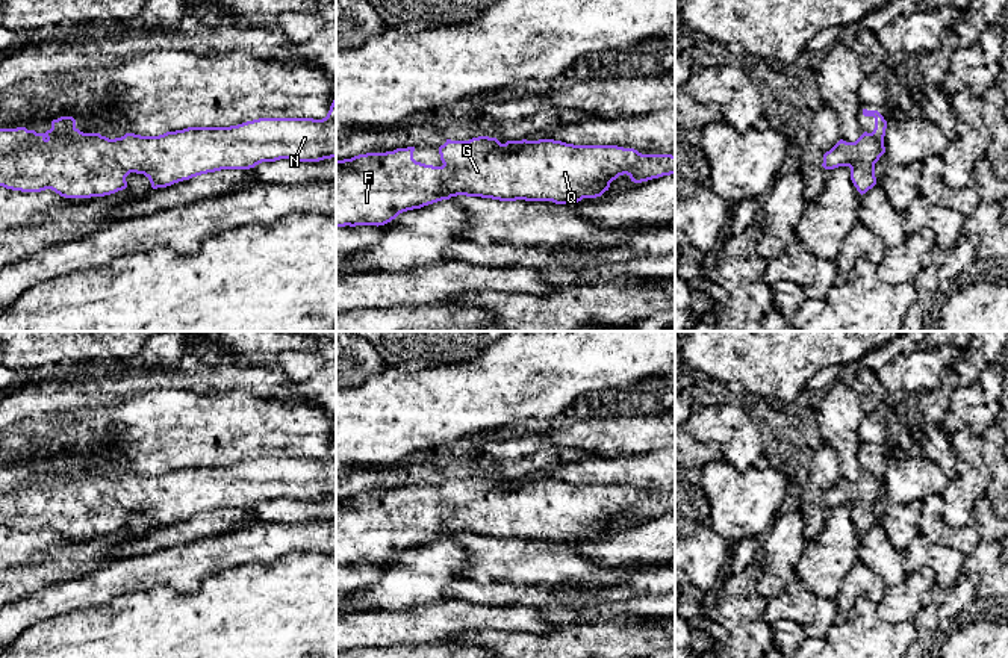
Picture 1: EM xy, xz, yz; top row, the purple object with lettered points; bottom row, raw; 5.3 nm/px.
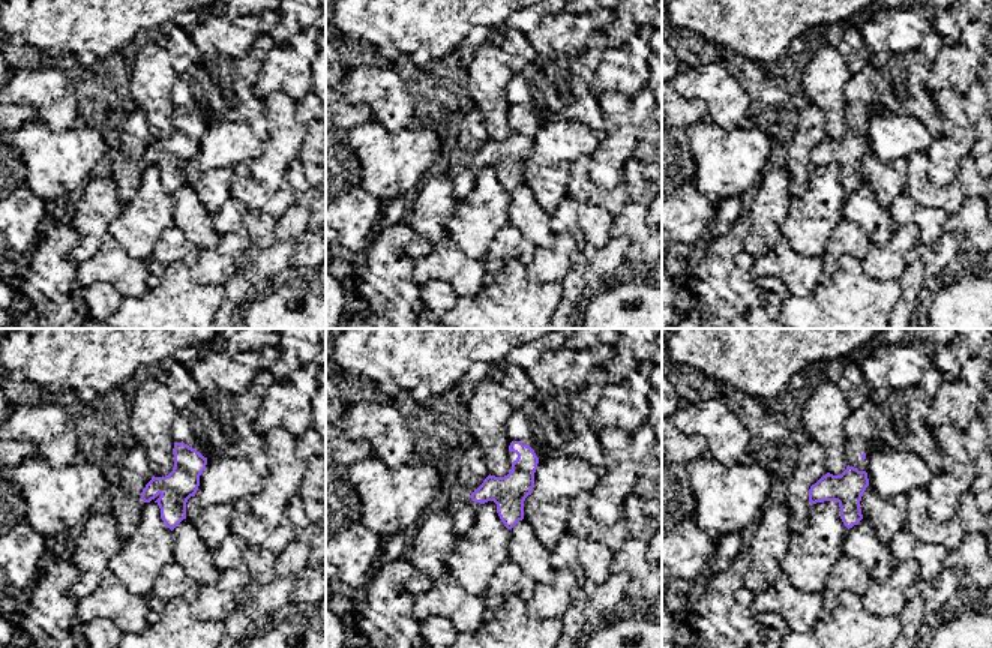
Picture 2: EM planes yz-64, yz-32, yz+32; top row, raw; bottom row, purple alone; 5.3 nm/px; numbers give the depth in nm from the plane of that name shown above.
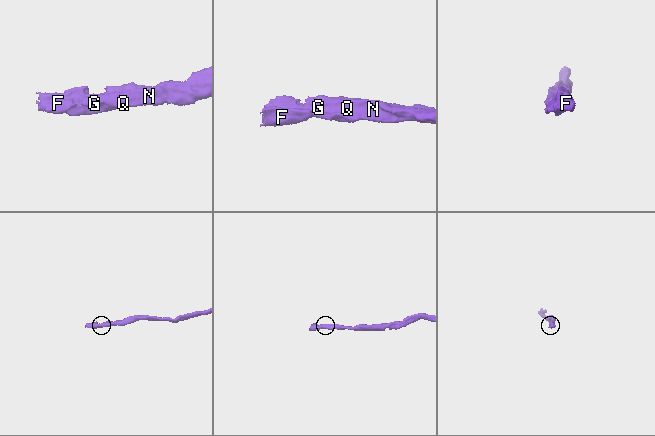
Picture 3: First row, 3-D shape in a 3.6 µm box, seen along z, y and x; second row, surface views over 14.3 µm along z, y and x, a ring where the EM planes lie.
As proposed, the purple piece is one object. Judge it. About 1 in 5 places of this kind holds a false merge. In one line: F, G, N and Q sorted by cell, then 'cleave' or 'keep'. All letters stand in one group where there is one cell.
F G N Q; keep

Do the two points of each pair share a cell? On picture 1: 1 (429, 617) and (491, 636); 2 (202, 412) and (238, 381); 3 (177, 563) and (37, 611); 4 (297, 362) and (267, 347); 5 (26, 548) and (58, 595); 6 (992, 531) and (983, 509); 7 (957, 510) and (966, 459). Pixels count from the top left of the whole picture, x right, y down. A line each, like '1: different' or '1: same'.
1: different
2: different
3: same
4: different
5: different
6: same
7: same

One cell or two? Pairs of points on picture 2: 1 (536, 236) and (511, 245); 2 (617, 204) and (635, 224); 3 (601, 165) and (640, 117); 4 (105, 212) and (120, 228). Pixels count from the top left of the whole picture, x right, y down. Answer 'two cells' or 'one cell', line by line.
1: two cells
2: two cells
3: two cells
4: two cells

